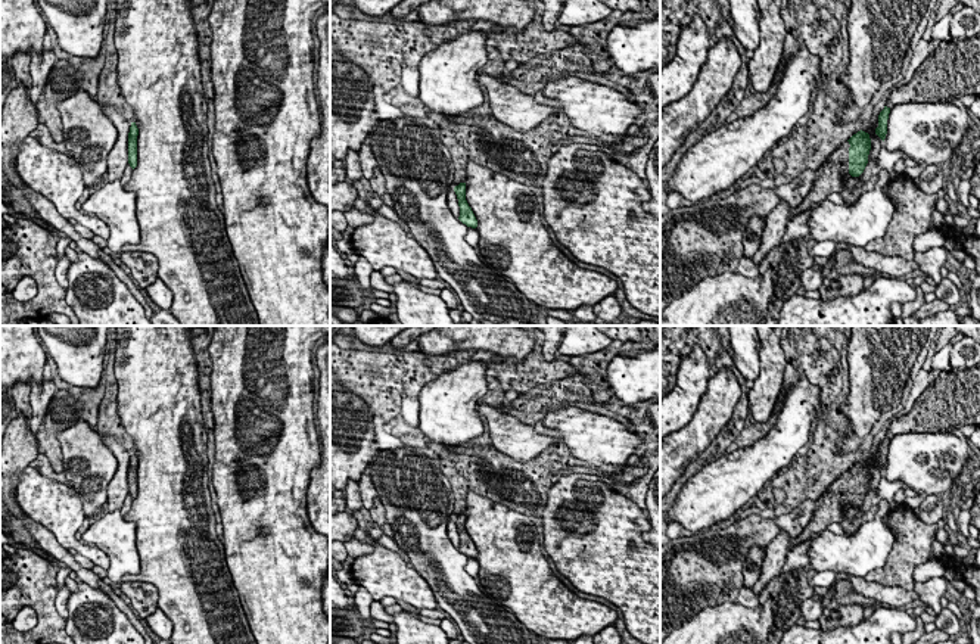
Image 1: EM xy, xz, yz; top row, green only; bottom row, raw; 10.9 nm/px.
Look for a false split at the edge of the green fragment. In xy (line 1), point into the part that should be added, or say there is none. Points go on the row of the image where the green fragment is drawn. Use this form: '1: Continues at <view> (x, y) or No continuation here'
1: No continuation here

